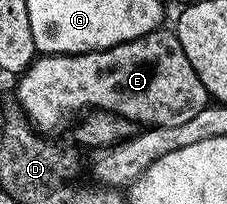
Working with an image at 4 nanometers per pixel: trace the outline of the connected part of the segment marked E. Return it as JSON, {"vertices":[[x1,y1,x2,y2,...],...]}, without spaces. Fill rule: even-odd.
{"vertices":[[158,28,147,36,112,46,109,50,92,50,86,54,42,54,34,58,29,67,16,79,17,102,26,114,28,125,38,135,53,136,69,122,76,110,92,112,107,110,127,120,150,126,171,126,191,120,210,101,209,93,203,88,203,80,191,68,183,44,179,44,172,29]]}

